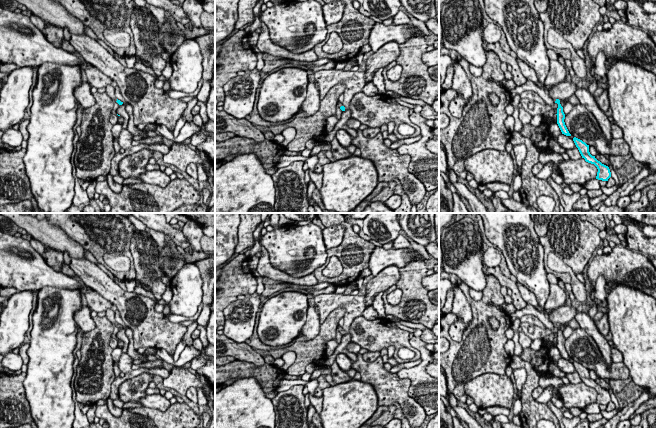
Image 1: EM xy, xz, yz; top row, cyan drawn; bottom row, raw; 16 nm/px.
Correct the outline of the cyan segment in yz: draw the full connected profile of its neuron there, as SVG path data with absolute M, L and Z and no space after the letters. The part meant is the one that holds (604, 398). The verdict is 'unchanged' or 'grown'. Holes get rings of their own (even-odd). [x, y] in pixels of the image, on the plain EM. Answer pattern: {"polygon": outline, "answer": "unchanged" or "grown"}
{"polygon": "M574 361L573 365L578 372L582 382L585 383L586 386L594 388L597 393L597 400L596 403L602 404L602 405L608 405L608 403L611 401L611 396L608 390L602 388L600 385L598 385L595 380L592 380L589 376L589 369L587 369L582 364Z", "answer": "unchanged"}

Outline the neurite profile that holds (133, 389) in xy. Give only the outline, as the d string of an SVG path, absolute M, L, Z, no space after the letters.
M142 373L136 377L125 380L119 386L119 399L124 403L128 403L146 397L146 390L152 381L152 375L148 373Z

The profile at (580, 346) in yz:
M582 328L573 329L564 346L571 359L594 371L597 378L625 380L630 377L629 369L623 362L613 362L610 366L604 362L596 342Z

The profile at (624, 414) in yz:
M643 389L641 396L635 401L629 403L626 407L622 408L617 414L614 414L611 419L607 420L604 424L604 428L617 428L619 422L628 420L638 407L650 398L648 389Z

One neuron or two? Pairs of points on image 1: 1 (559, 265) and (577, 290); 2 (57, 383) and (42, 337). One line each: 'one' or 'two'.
1: one
2: one

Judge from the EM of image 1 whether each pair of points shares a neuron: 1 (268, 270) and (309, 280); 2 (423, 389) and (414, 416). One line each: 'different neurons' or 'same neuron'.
1: same neuron
2: different neurons

